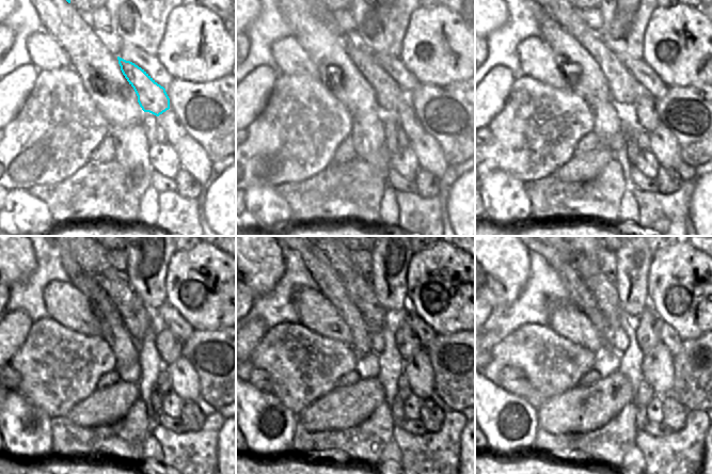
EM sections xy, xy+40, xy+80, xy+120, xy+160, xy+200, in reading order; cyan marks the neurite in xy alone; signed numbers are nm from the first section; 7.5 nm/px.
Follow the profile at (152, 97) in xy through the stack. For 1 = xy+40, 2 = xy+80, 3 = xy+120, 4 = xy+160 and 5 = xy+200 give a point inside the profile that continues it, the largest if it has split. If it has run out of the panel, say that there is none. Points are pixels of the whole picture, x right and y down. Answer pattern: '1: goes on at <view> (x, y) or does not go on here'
1: goes on at xy+40 (389, 94)
2: goes on at xy+80 (623, 89)
3: goes on at xy+120 (139, 319)
4: goes on at xy+160 (358, 286)
5: goes on at xy+200 (603, 290)

